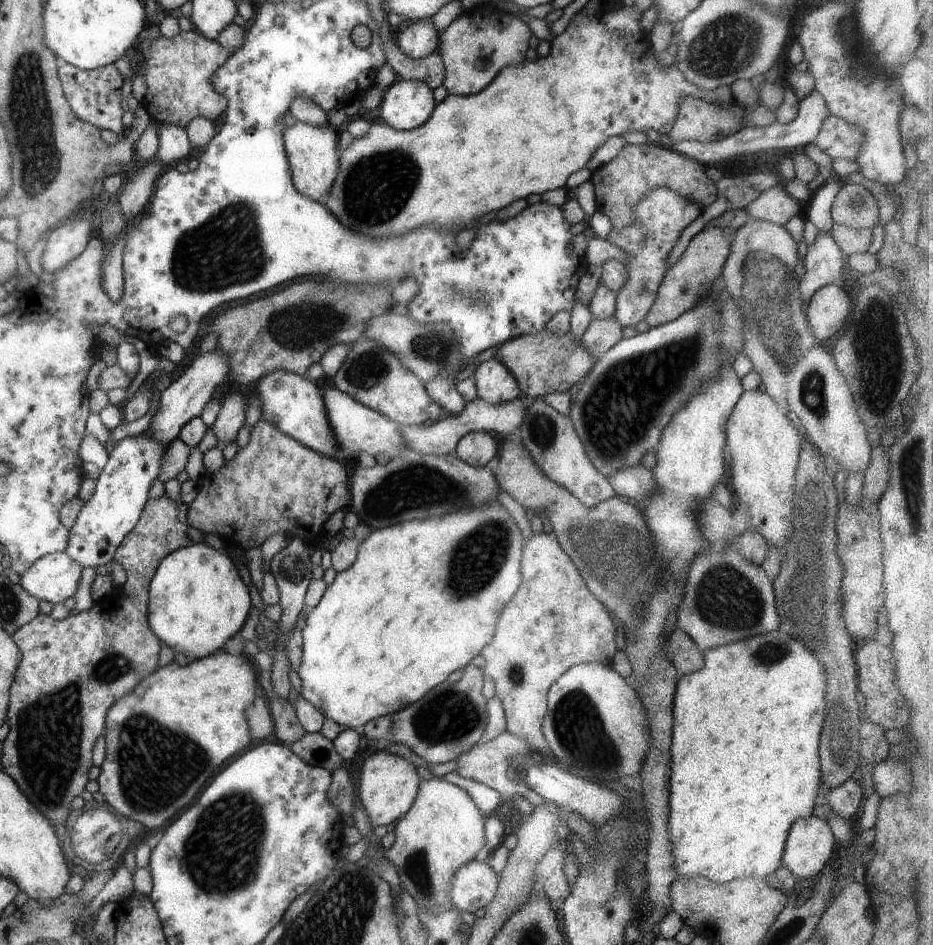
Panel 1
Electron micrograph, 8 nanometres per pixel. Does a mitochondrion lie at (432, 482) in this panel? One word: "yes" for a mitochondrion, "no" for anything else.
yes

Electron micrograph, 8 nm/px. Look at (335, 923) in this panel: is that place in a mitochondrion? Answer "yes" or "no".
yes

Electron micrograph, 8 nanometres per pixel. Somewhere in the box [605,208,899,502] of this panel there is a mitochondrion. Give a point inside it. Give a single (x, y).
(771, 322)

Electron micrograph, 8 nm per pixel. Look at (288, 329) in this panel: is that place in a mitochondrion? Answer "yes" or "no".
yes

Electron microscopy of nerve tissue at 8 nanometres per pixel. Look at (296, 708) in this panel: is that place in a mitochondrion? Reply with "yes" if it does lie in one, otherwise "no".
no

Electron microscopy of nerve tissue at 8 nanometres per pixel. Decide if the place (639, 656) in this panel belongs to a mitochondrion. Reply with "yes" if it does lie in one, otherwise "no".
no

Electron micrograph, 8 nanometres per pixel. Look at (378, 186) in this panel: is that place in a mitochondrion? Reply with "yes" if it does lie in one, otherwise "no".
yes

